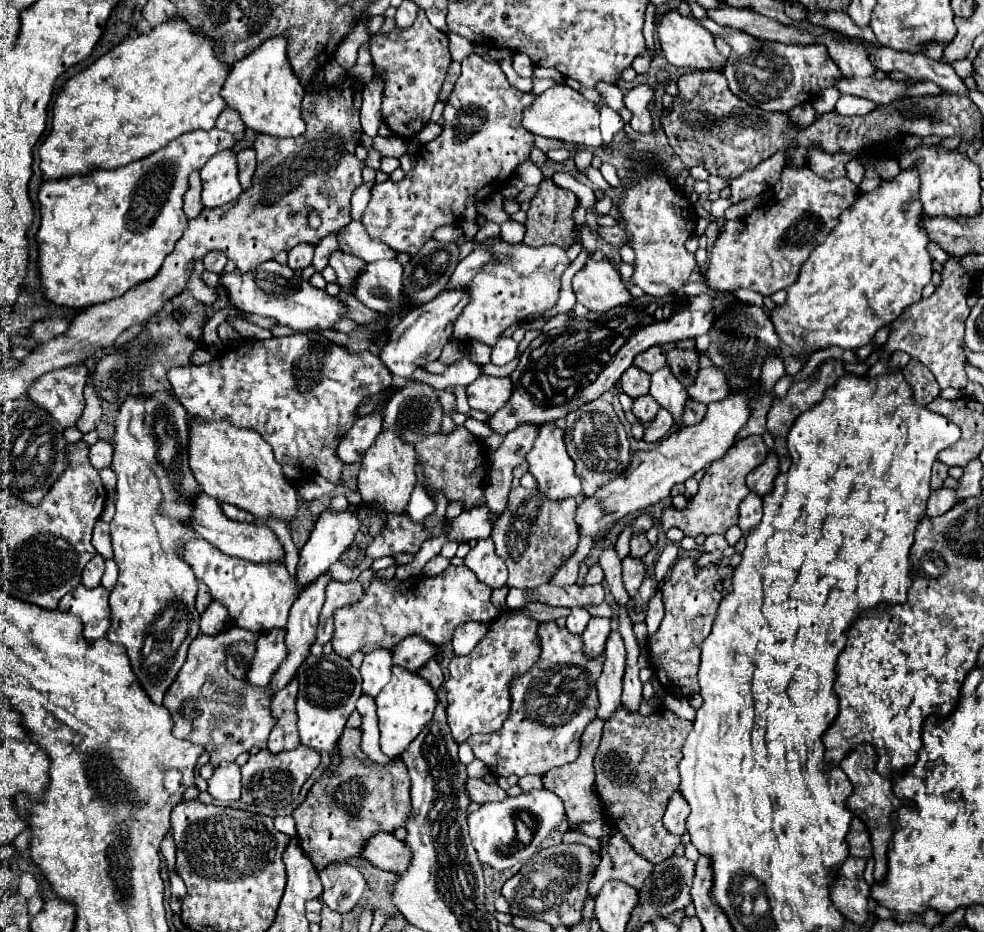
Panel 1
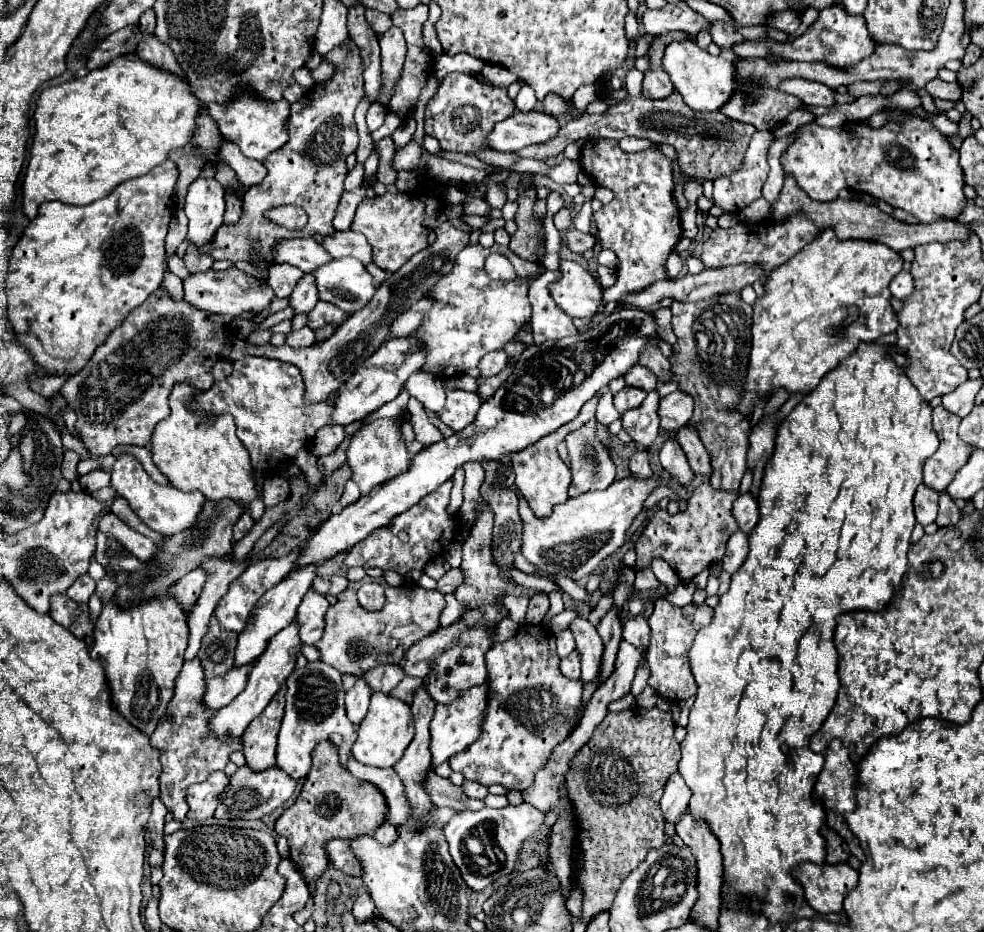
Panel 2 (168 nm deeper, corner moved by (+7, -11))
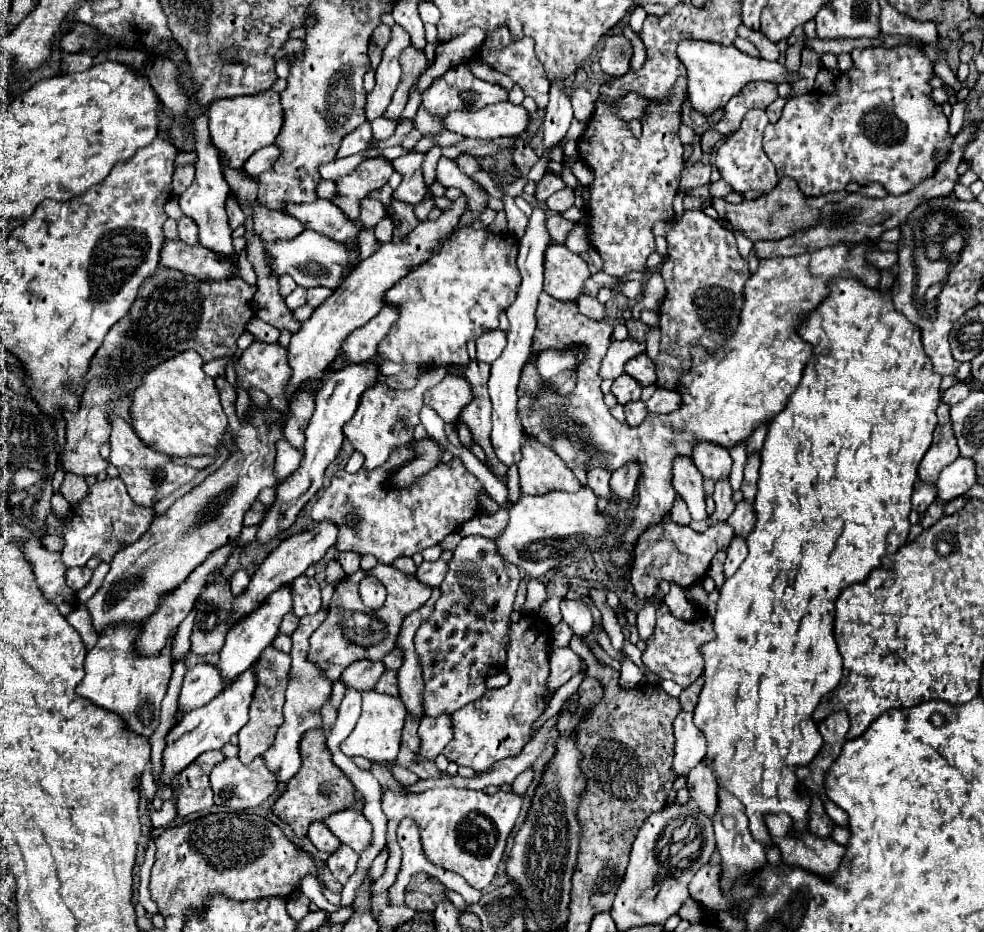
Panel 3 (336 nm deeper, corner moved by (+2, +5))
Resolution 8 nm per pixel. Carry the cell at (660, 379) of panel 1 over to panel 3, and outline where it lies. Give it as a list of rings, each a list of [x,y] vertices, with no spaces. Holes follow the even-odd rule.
[[[677,458],[673,462],[673,488],[685,500],[693,520],[705,520],[709,516],[705,510],[703,476],[695,468],[693,460]]]

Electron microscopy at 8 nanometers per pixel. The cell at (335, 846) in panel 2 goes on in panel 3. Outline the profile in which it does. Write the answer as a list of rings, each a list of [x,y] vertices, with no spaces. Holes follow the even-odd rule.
[[[315,822],[311,824],[311,828],[307,830],[307,838],[313,842],[313,846],[321,852],[335,852],[339,848],[339,838],[335,834],[329,832],[329,828],[325,828],[325,824],[321,822]]]

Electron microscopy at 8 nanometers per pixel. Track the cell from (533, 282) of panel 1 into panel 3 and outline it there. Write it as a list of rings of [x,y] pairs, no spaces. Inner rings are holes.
[[[469,226],[459,228],[459,232],[455,232],[455,236],[451,236],[435,256],[431,256],[425,264],[421,264],[419,268],[415,268],[411,274],[407,274],[407,276],[401,278],[393,288],[387,290],[385,300],[387,300],[387,304],[391,304],[391,306],[395,306],[395,308],[399,310],[399,318],[397,318],[397,322],[389,328],[387,336],[379,342],[379,346],[377,346],[377,358],[389,360],[389,362],[395,362],[395,364],[421,364],[421,366],[433,366],[433,364],[435,364],[435,366],[451,366],[451,364],[455,364],[455,366],[461,366],[461,364],[463,364],[463,366],[465,366],[465,364],[469,364],[469,354],[465,352],[467,340],[469,340],[469,338],[477,340],[483,332],[497,328],[497,326],[499,326],[499,318],[497,318],[499,312],[507,310],[509,304],[511,304],[511,302],[515,300],[515,296],[517,296],[517,288],[519,288],[519,284],[521,284],[521,274],[519,274],[519,270],[517,270],[515,260],[517,260],[517,242],[513,240],[511,234],[493,234],[493,232],[489,232],[489,230],[473,230],[473,228],[469,228]]]

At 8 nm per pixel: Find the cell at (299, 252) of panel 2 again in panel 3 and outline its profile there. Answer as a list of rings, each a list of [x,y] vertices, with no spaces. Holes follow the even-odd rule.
[[[255,202],[255,210],[253,210],[253,228],[255,228],[255,236],[261,236],[263,240],[269,242],[289,240],[305,230],[305,226],[299,220],[291,218],[285,212],[263,208],[263,204],[259,202]]]

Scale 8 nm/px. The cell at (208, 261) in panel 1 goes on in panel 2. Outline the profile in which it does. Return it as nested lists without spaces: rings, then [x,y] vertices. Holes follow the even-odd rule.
[[[194,244],[188,246],[186,250],[186,256],[184,256],[184,264],[188,268],[188,272],[192,274],[198,274],[198,272],[206,272],[212,268],[212,258],[208,254],[200,254],[198,248],[194,248]]]

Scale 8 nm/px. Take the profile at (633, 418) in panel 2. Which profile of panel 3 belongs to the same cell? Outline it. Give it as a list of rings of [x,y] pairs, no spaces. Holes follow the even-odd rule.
[[[637,400],[637,402],[629,402],[629,404],[625,406],[625,424],[629,424],[629,426],[639,426],[645,416],[647,416],[645,402]]]

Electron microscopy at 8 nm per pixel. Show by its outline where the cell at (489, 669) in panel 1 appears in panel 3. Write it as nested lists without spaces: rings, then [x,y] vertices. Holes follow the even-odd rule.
[[[443,714],[439,718],[423,716],[417,734],[421,740],[419,760],[435,760],[453,738],[451,716],[449,714]]]

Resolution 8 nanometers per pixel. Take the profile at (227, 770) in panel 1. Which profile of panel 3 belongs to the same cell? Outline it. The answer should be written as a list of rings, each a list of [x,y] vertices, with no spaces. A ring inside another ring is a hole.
[[[219,750],[203,752],[195,764],[189,764],[179,774],[179,784],[175,790],[175,808],[177,816],[189,816],[213,806],[213,790],[209,784],[209,774],[217,762],[225,756]]]

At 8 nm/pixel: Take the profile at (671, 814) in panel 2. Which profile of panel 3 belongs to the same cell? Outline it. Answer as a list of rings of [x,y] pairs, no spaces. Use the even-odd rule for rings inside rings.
[[[681,711],[675,718],[673,730],[675,730],[673,770],[677,776],[689,774],[689,770],[697,766],[707,752],[703,732],[699,732],[699,728],[693,724],[693,714],[685,711]]]

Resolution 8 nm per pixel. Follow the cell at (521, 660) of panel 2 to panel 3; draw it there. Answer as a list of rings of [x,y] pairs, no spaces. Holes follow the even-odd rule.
[[[523,616],[517,624],[511,624],[511,642],[507,648],[507,674],[509,684],[497,690],[487,690],[481,702],[471,702],[459,712],[451,714],[453,740],[443,750],[449,762],[457,766],[469,766],[475,772],[491,768],[497,760],[517,756],[529,742],[531,724],[547,708],[551,694],[545,688],[549,676],[549,626],[539,616]]]

